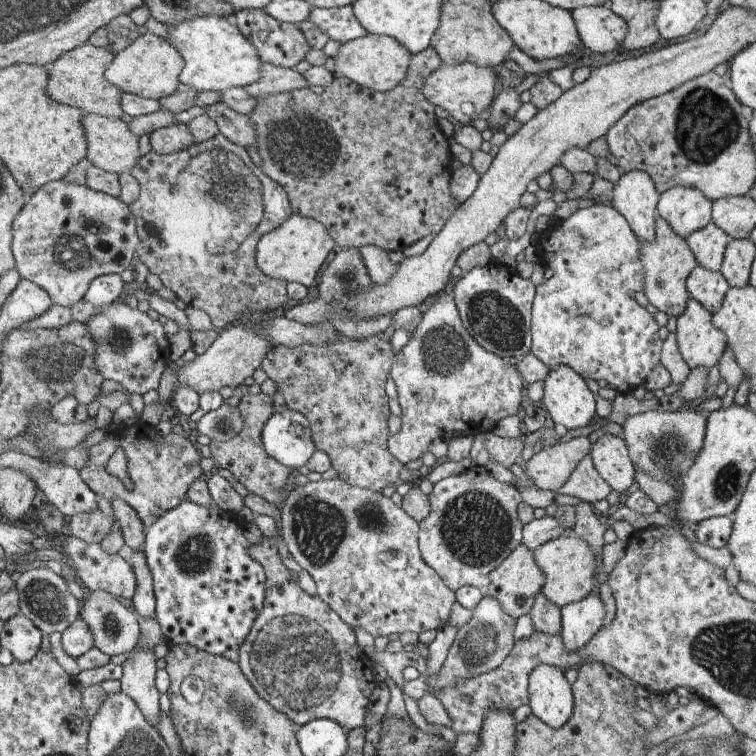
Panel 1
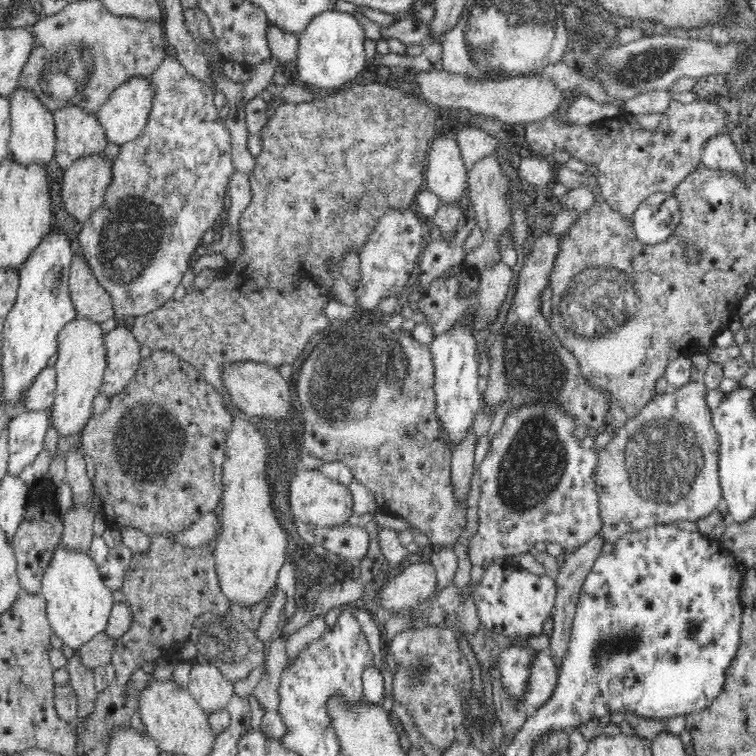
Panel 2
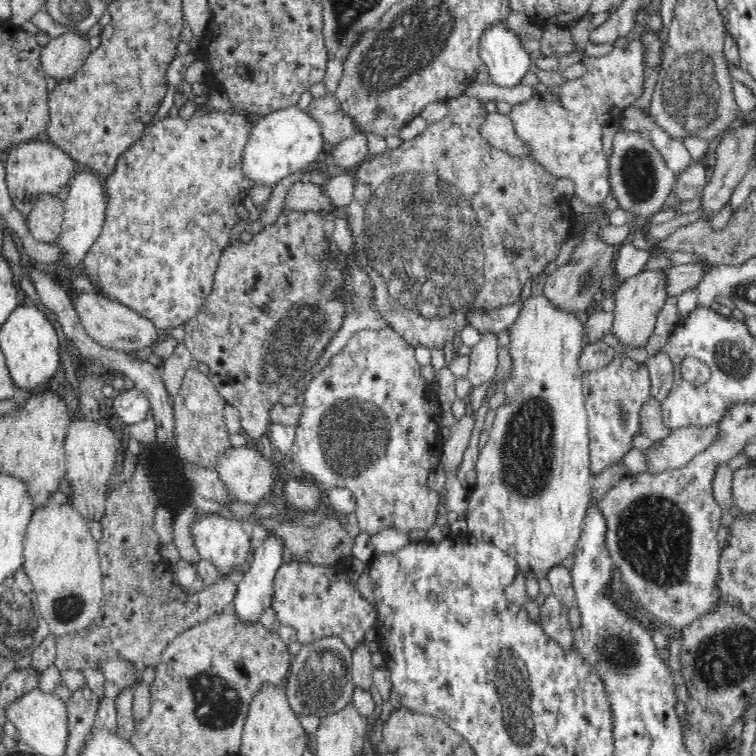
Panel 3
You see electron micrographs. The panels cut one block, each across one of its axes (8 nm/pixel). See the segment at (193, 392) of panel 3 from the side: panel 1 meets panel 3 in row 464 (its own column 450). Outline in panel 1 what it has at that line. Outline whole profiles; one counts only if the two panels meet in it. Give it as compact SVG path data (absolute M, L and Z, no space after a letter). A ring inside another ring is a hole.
M429 44L421 53L415 53L411 56L406 76L397 86L385 92L359 86L359 83L345 77L334 76L333 82L324 87L321 94L311 92L306 86L298 90L291 90L291 92L281 92L278 95L256 98L256 106L253 108L252 113L249 114L249 120L253 122L254 126L254 147L257 148L257 154L261 154L262 174L271 182L283 187L283 190L287 193L292 213L314 219L317 223L326 226L331 238L335 239L335 244L340 249L351 247L358 249L363 245L375 245L391 254L397 251L408 252L414 242L427 235L435 236L442 229L445 222L449 220L451 212L453 212L453 204L451 204L452 196L449 196L449 192L445 196L445 148L447 148L447 140L441 134L441 130L437 128L431 102L423 96L423 86L426 78L441 65L441 62L439 54Z

